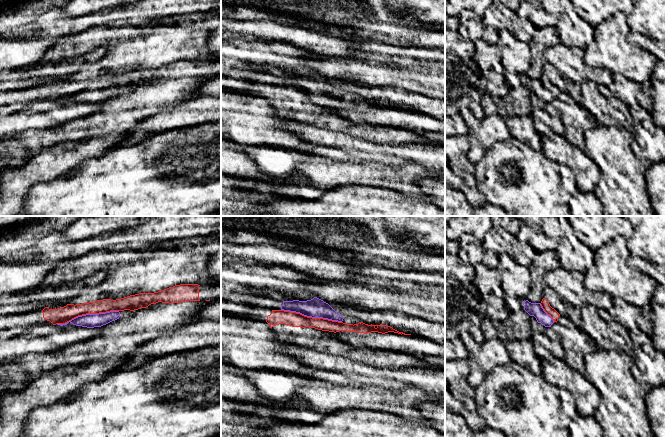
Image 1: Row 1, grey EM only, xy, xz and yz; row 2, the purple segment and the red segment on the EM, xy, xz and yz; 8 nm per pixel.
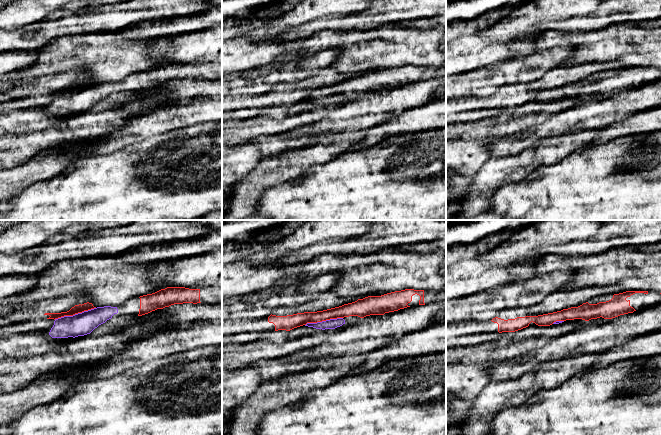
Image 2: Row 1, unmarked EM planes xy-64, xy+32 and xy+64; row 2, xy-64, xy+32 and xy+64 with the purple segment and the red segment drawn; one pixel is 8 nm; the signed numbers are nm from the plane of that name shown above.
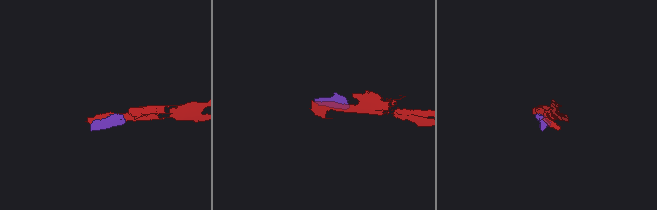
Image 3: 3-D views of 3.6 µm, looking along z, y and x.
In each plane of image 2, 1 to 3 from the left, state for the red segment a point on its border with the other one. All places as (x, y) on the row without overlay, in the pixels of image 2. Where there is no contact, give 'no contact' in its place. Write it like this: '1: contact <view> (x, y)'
1: contact xy-64 (75, 90)
2: contact xy+32 (323, 97)
3: contact xy+64 (557, 97)

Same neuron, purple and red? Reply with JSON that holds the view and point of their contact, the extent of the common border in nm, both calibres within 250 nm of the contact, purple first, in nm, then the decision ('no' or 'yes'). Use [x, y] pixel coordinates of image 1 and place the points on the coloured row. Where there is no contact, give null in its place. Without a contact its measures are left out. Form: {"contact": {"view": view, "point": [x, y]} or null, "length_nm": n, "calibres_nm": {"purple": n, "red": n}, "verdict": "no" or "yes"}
{"contact": {"view": "xy", "point": [87, 314]}, "length_nm": 500, "calibres_nm": {"purple": 110, "red": 130}, "verdict": "no"}

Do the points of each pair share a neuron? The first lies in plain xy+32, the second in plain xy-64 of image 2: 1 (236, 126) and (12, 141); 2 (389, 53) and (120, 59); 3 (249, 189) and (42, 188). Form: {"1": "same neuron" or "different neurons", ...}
{"1": "different neurons", "2": "same neuron", "3": "different neurons"}

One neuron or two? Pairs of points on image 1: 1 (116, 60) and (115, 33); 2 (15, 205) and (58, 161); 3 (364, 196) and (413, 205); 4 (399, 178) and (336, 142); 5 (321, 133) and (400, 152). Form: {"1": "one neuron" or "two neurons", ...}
{"1": "one neuron", "2": "one neuron", "3": "one neuron", "4": "two neurons", "5": "one neuron"}

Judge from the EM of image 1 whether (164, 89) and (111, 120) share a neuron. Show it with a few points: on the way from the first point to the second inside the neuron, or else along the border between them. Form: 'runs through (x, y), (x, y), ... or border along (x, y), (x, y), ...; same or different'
runs through (151, 98), (124, 109); same

